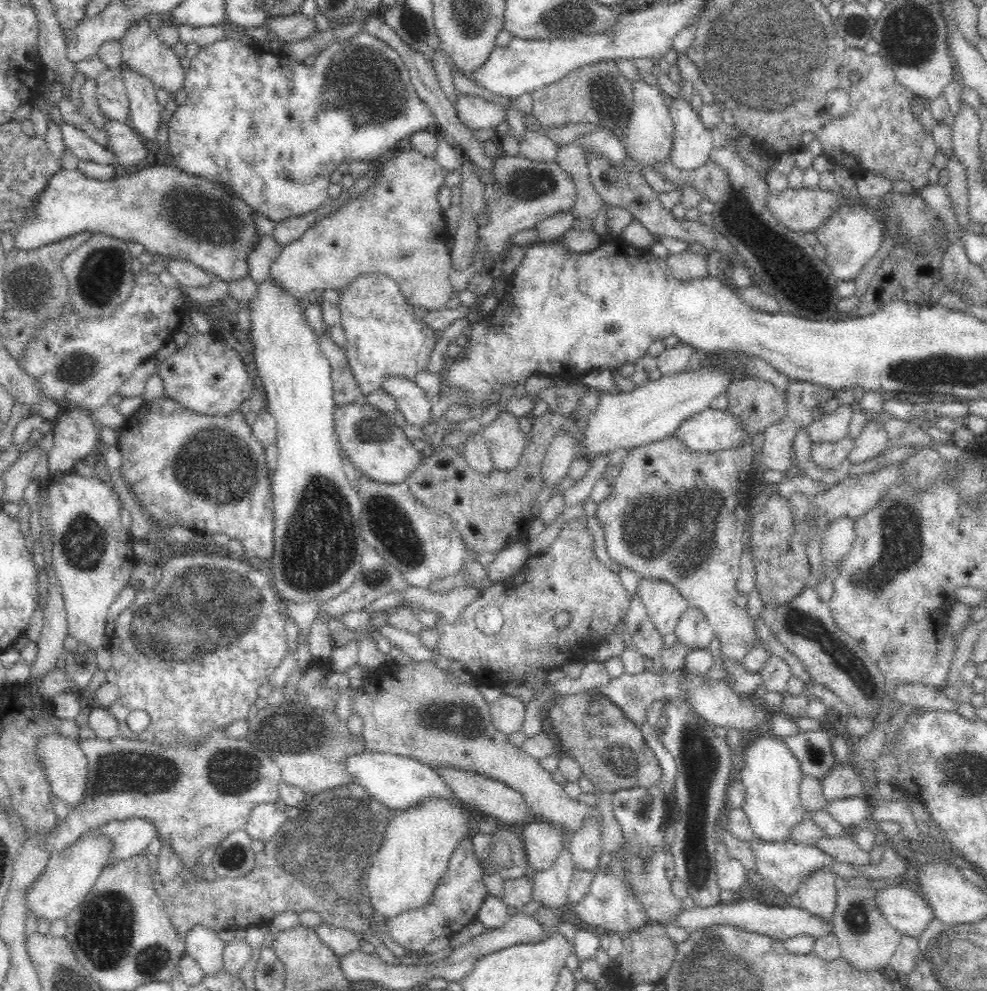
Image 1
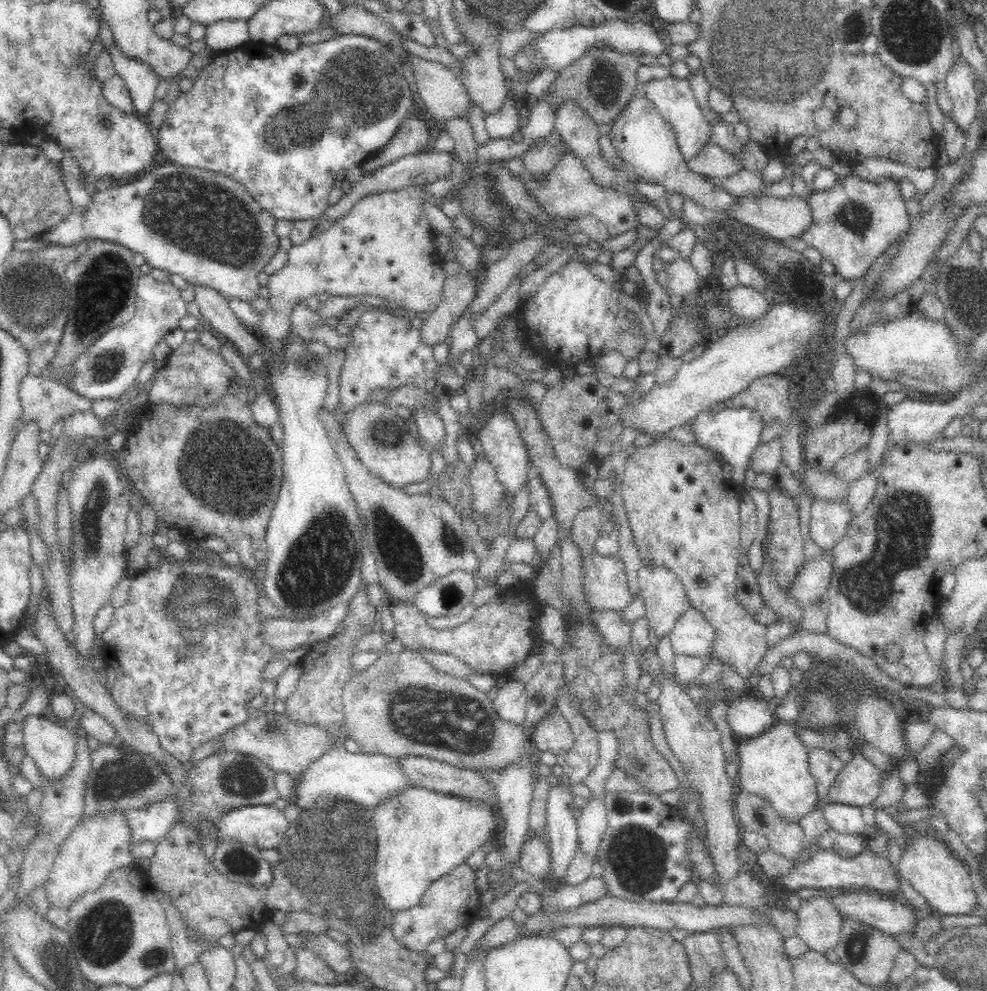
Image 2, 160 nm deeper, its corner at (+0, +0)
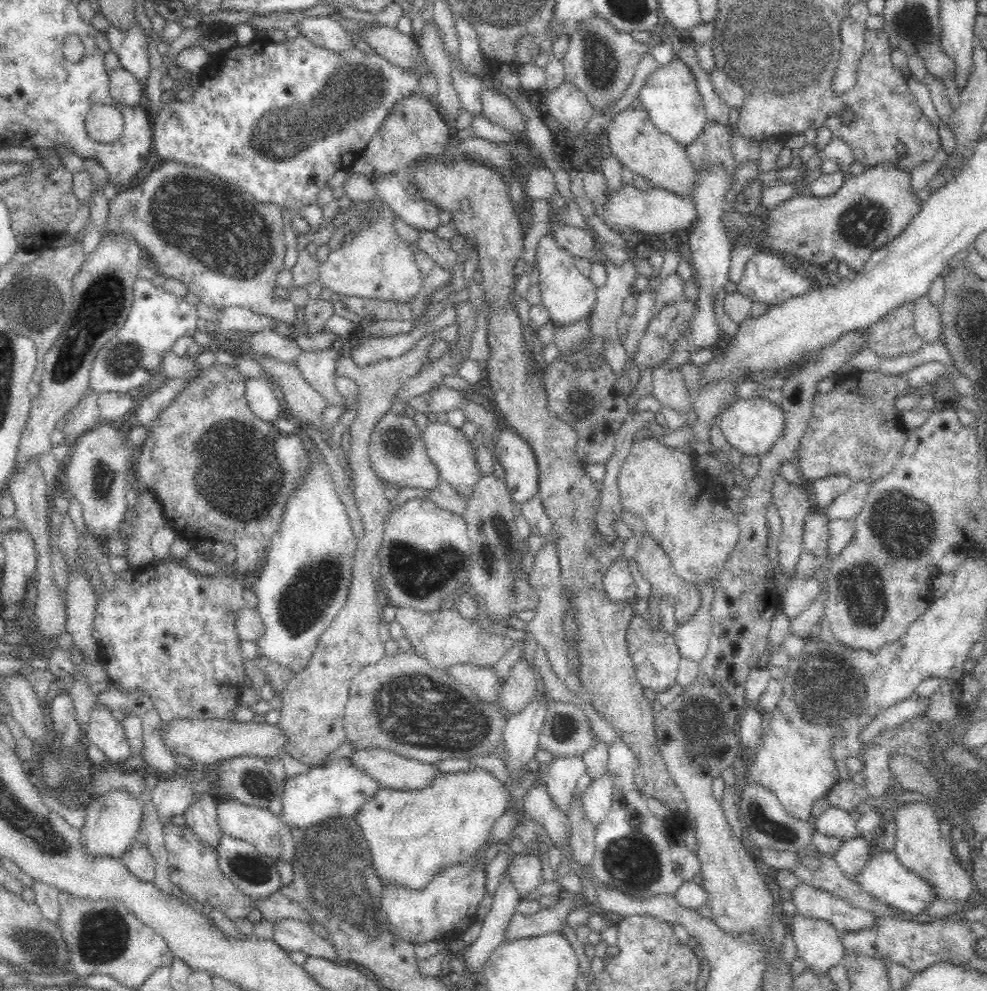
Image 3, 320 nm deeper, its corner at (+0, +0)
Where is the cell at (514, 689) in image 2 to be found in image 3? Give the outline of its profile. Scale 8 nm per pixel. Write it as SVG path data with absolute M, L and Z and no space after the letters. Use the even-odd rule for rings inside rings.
M522 654L512 664L508 680L501 687L498 700L500 708L511 715L518 714L540 687L538 669Z

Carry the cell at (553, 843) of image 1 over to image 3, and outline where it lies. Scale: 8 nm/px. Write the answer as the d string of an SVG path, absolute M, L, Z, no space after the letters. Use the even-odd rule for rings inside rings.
M515 855L509 867L511 884L522 902L543 882L541 860L536 855Z

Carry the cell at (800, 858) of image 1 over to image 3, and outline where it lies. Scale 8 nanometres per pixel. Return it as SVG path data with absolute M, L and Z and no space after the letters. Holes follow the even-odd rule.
M893 850L872 854L868 866L861 874L854 876L852 881L868 895L878 898L882 903L914 916L927 914L926 910L931 906L931 903L939 899L934 893L933 887L924 881L924 878L906 869Z

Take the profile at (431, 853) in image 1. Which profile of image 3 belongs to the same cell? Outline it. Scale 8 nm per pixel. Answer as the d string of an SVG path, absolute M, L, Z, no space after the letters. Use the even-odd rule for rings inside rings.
M471 765L470 770L436 774L418 790L380 789L360 806L352 818L359 826L371 854L373 868L384 884L402 884L402 888L422 890L445 867L460 865L472 859L486 843L492 826L512 806L512 795L506 785L488 769Z

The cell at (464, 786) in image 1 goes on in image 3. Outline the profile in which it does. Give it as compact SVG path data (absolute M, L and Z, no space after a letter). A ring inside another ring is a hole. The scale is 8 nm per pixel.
M356 749L347 757L360 771L375 779L381 789L418 790L439 774L434 765L384 749Z

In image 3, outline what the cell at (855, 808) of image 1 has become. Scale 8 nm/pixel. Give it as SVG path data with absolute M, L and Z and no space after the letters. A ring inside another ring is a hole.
M834 807L827 808L822 812L813 822L813 829L825 837L846 839L858 837L858 831L854 827L854 820L850 817L850 812Z

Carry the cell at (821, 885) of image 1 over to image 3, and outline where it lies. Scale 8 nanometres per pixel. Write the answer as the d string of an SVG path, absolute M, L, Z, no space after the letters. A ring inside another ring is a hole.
M797 914L793 919L790 925L798 958L804 961L806 969L828 975L846 955L839 931L831 923L808 919L804 915Z

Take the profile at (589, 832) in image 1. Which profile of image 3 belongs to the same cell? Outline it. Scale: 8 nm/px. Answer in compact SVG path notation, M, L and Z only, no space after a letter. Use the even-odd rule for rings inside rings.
M607 772L592 781L582 794L584 814L594 826L600 824L611 809L616 779L617 776Z

